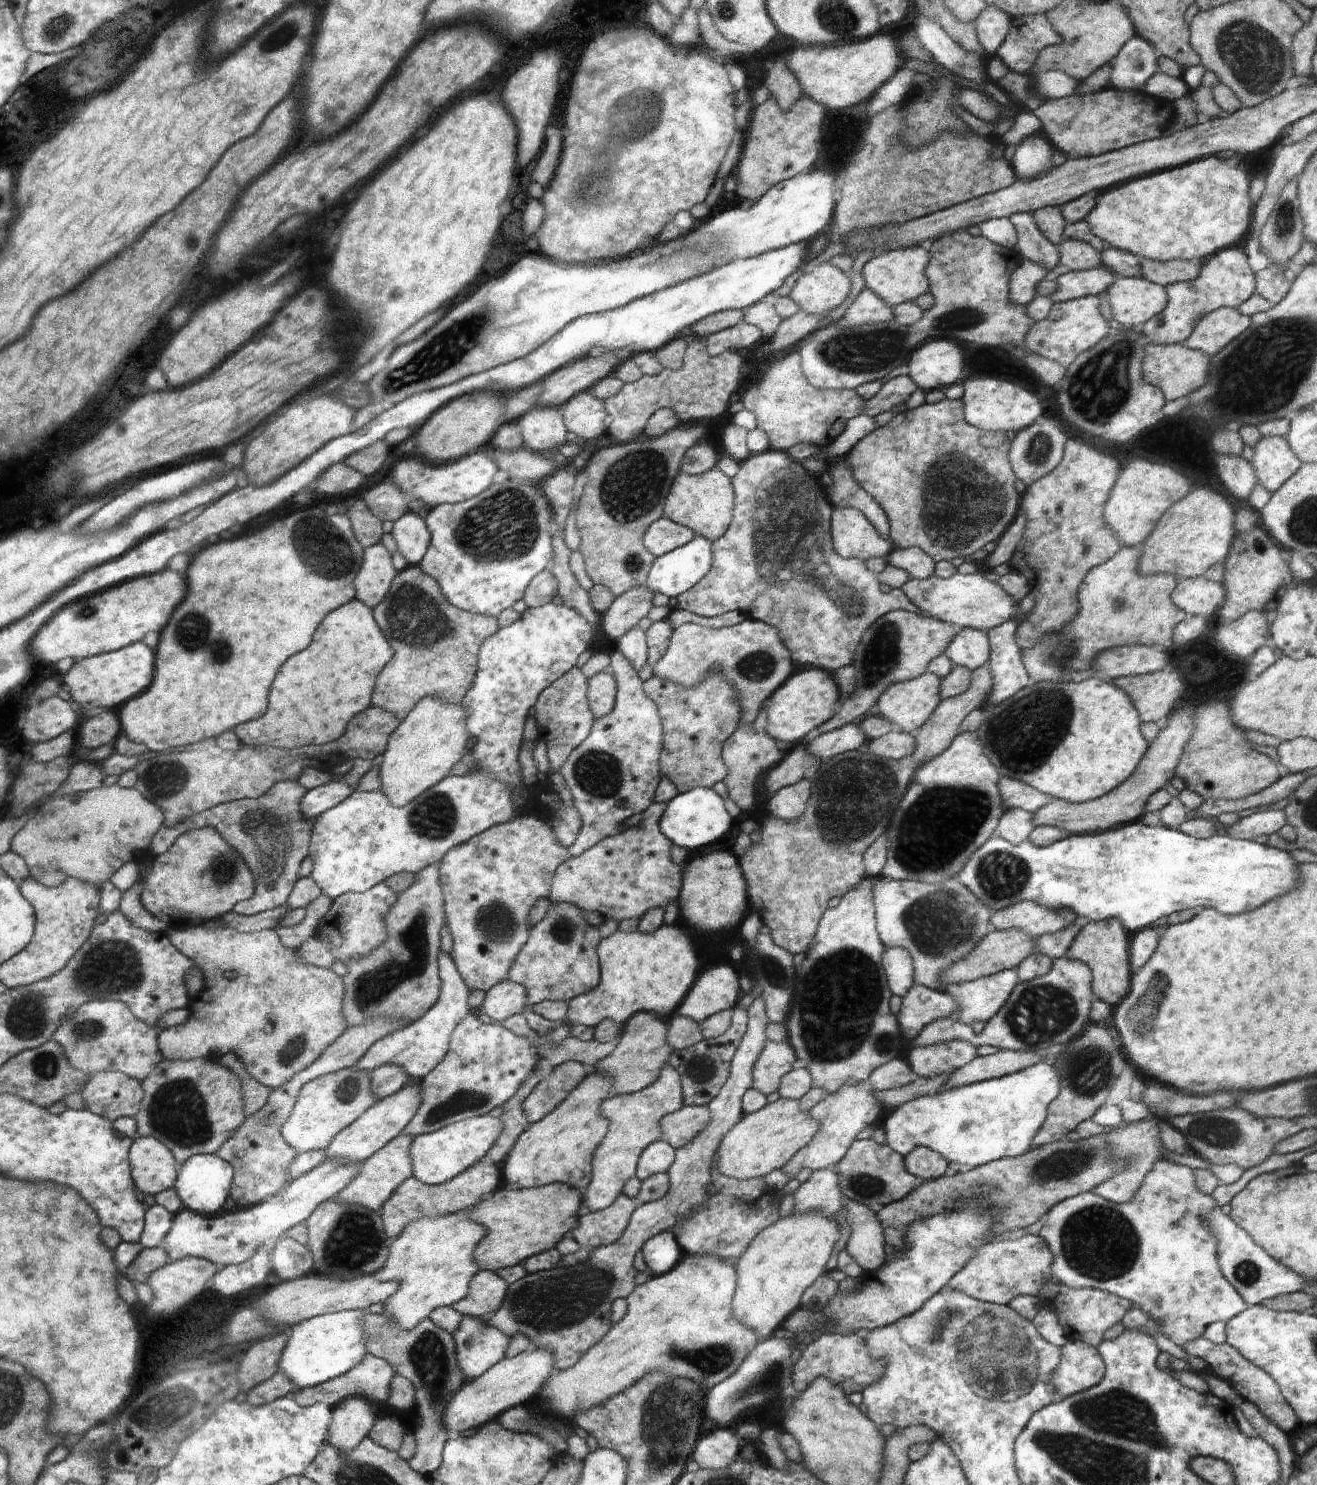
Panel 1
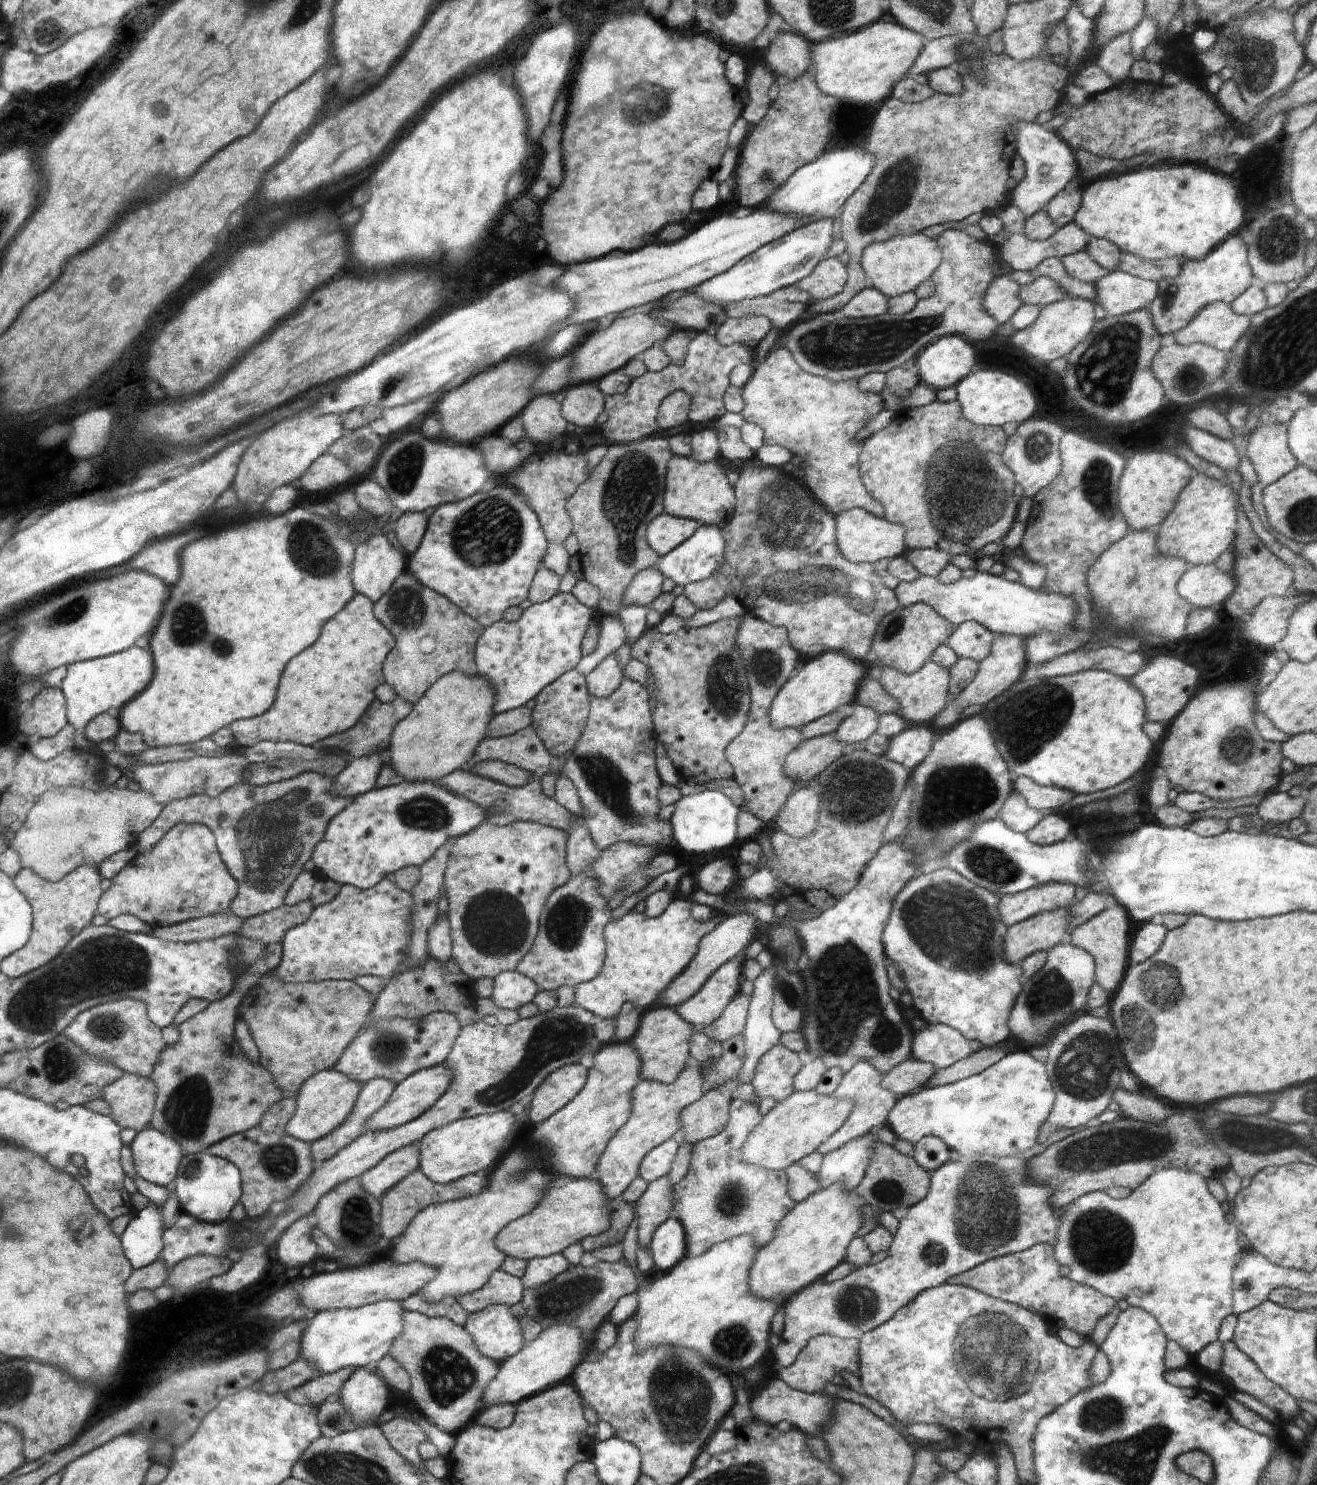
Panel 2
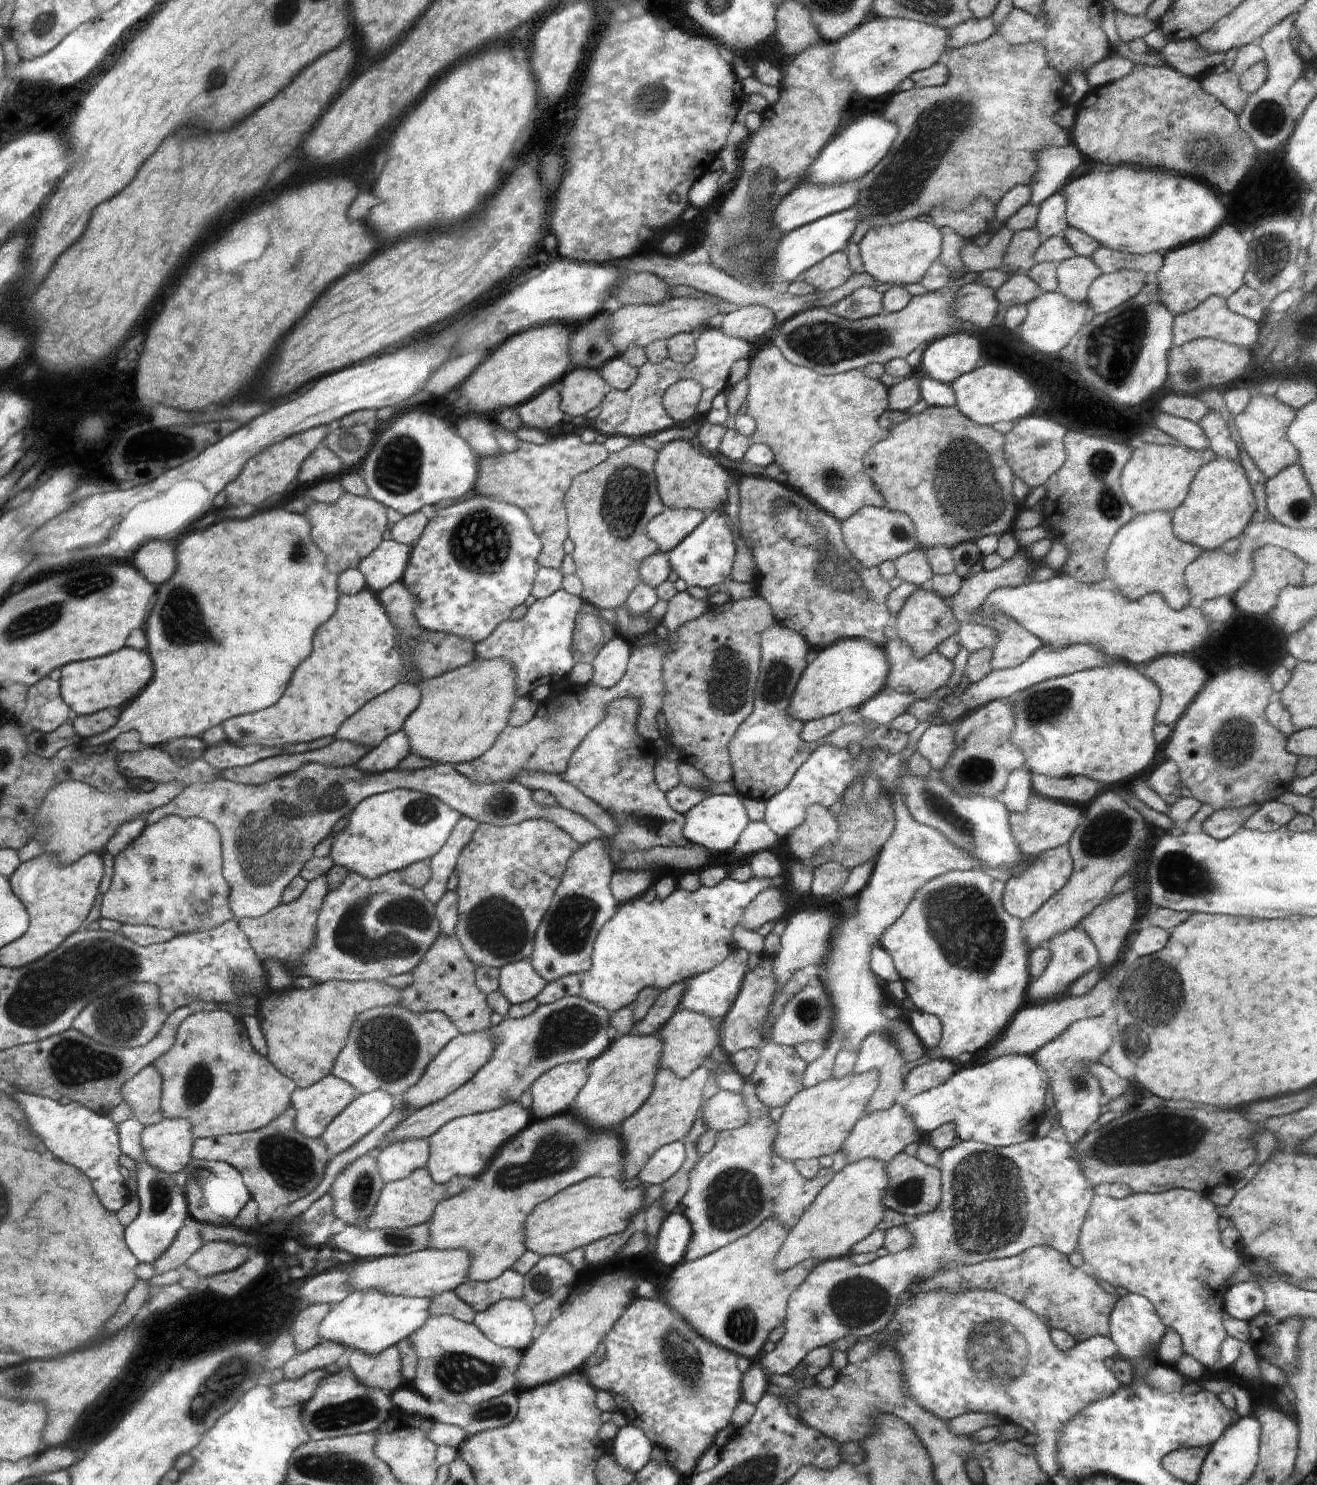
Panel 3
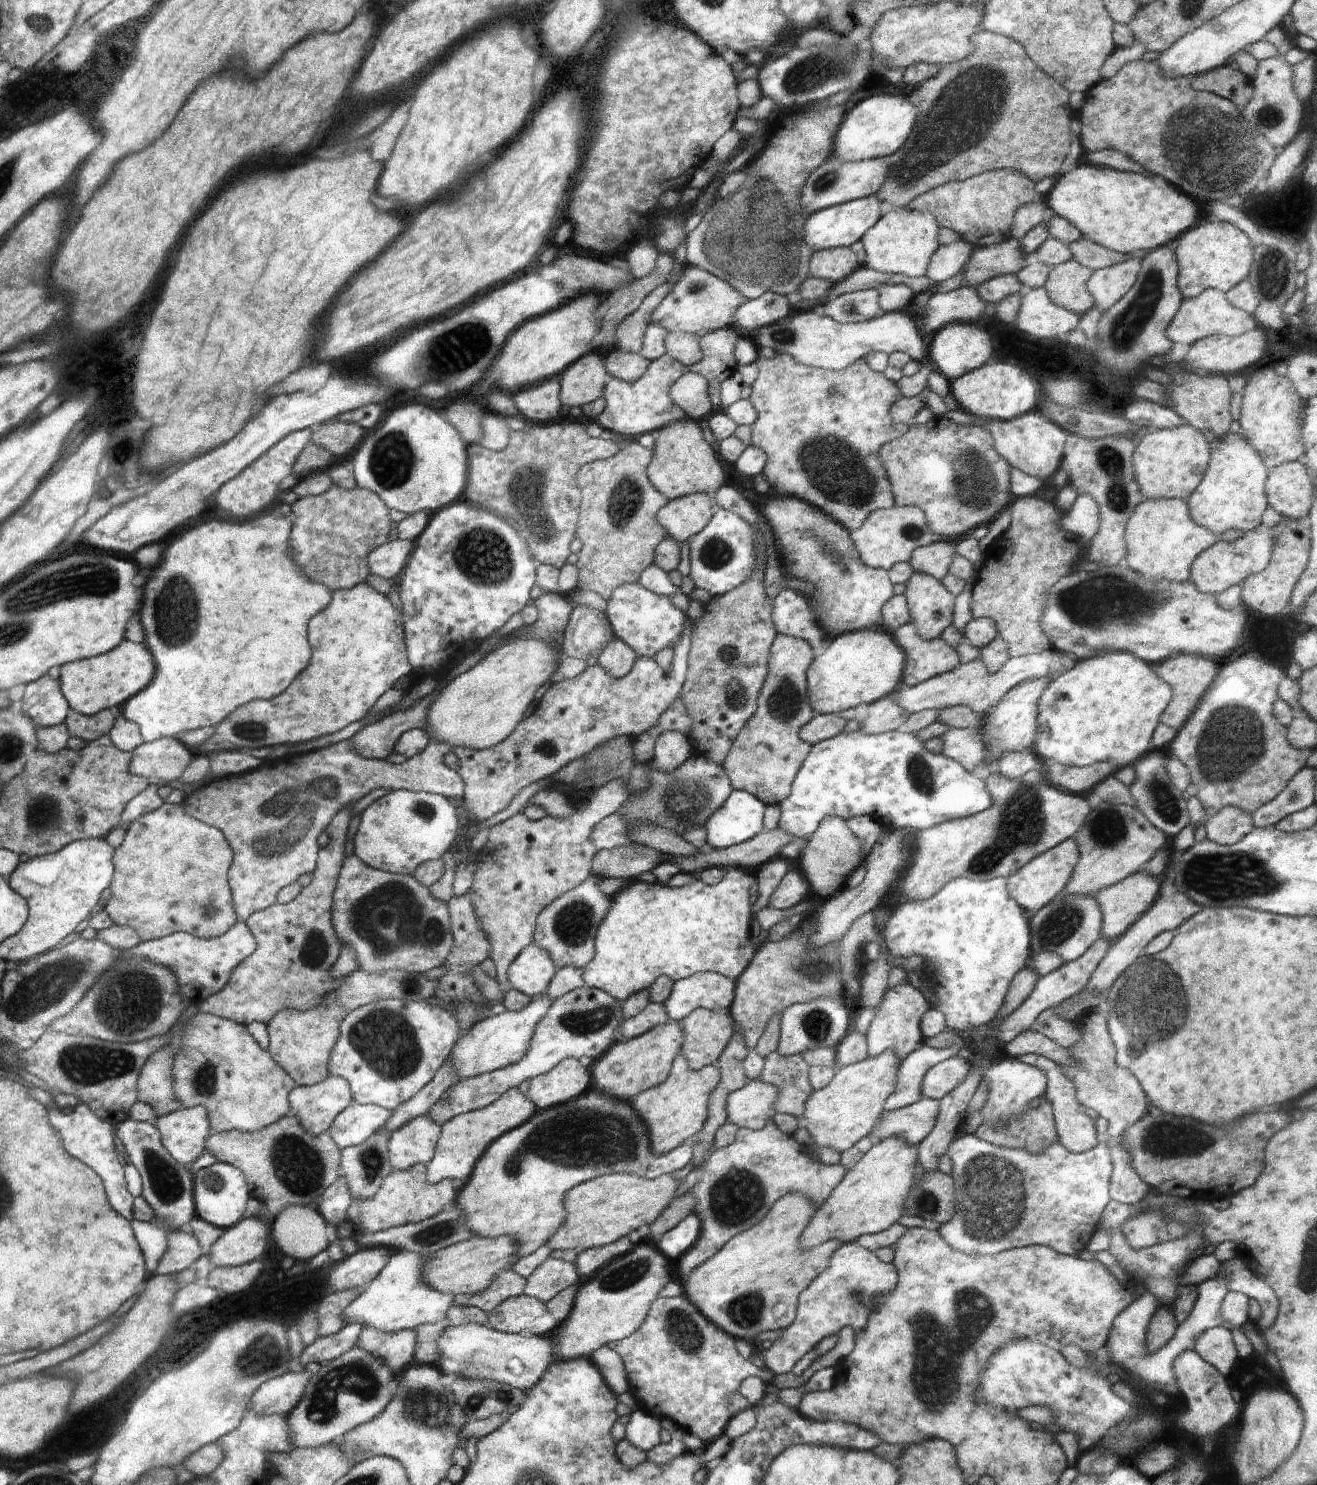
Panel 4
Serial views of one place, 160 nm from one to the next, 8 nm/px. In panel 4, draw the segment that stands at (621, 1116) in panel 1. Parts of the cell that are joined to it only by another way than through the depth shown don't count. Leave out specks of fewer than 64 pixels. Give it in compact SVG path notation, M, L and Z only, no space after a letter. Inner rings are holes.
M682 1053L674 1060L670 1076L662 1084L647 1088L632 1100L635 1109L647 1122L651 1137L651 1151L657 1155L666 1154L702 1130L707 1122L707 1108L714 1090L719 1086L722 1073L718 1066L708 1065L700 1070L690 1067L687 1056Z

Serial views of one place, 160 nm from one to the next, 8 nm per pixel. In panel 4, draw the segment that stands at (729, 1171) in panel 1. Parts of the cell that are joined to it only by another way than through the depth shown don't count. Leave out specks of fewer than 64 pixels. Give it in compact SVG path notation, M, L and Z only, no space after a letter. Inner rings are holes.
M888 1049L882 1055L867 1057L836 1069L828 1086L811 1092L800 1122L819 1145L818 1148L828 1146L842 1152L864 1136L871 1136L875 1124L884 1114L888 1098L899 1086L900 1063L901 1058L892 1049Z

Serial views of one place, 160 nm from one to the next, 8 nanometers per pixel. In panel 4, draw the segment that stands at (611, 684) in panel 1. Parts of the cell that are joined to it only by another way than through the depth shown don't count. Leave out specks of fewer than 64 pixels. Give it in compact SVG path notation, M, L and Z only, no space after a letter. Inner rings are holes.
M615 638L597 656L597 663L613 677L622 678L630 672L637 657L632 648Z

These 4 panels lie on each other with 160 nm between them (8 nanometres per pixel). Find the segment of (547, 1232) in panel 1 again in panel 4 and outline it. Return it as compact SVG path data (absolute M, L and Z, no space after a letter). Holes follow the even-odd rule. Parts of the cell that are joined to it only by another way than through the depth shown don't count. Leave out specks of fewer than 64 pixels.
M608 1173L608 1176L599 1176L599 1177L596 1177L595 1179L590 1179L587 1182L579 1184L578 1187L571 1188L567 1192L567 1194L564 1195L563 1203L564 1203L565 1208L567 1209L567 1220L566 1220L566 1223L564 1223L563 1226L559 1228L558 1232L554 1236L552 1236L552 1238L549 1240L548 1246L551 1248L551 1250L554 1250L554 1249L583 1250L583 1249L589 1249L589 1248L603 1247L604 1245L607 1245L607 1244L610 1244L610 1243L615 1243L618 1239L624 1238L624 1234L628 1234L628 1232L632 1232L632 1230L636 1230L636 1228L640 1228L640 1226L644 1226L644 1224L652 1224L652 1222L654 1222L654 1220L656 1220L656 1218L658 1218L658 1216L660 1216L660 1212L662 1212L662 1210L664 1210L664 1208L666 1208L666 1204L670 1204L670 1200L672 1200L672 1198L674 1198L674 1194L677 1194L676 1190L678 1190L678 1184L681 1184L681 1183L682 1183L682 1180L681 1180L681 1182L678 1182L678 1179L674 1178L674 1174L662 1175L662 1176L659 1176L658 1178L655 1178L655 1179L647 1179L645 1176L638 1176L634 1173Z

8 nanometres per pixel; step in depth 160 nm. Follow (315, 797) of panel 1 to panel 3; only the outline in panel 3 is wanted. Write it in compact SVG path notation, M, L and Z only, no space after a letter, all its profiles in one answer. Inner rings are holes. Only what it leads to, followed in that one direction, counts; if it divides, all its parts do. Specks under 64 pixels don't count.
M400 729L372 747L358 760L356 766L367 773L384 772L398 767L410 753L412 750L409 736L406 731Z

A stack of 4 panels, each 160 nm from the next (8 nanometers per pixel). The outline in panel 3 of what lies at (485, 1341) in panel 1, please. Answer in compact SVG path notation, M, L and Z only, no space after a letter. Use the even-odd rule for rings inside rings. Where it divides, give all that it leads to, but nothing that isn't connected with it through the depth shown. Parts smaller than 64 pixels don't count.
M500 1299L486 1311L477 1312L473 1323L488 1337L488 1340L503 1347L524 1351L538 1331L533 1308L523 1299Z

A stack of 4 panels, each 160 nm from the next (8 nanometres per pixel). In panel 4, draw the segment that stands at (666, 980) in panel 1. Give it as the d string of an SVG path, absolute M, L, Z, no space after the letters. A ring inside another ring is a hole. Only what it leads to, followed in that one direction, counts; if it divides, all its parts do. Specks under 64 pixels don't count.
M730 867L727 869L722 882L715 885L708 885L705 881L698 878L692 879L688 884L681 887L669 887L667 884L663 885L658 882L649 885L645 881L640 881L622 888L620 892L617 892L610 898L610 906L604 918L599 922L595 934L595 956L591 962L583 968L583 986L609 992L613 997L624 1002L631 994L641 991L642 989L648 989L660 975L669 976L673 982L676 982L678 979L683 979L699 972L714 971L736 981L746 970L746 966L751 964L750 960L755 958L754 952L756 952L757 947L757 945L752 942L752 936L750 936L750 922L752 922L753 915L750 914L752 904L750 904L750 894L748 894L750 882L752 882L752 878L750 878L744 870L738 870L738 867Z

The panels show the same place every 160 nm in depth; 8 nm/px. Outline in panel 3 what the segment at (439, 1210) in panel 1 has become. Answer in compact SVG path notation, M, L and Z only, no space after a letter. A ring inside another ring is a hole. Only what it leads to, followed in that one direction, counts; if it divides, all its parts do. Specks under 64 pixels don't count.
M427 1168L416 1170L406 1179L386 1183L374 1214L366 1220L364 1227L370 1230L405 1229L420 1223L428 1223L433 1217L432 1208L436 1204L460 1194L467 1185L468 1181L461 1177L452 1178L444 1184L436 1183ZM432 1194L434 1194L434 1206L432 1206Z

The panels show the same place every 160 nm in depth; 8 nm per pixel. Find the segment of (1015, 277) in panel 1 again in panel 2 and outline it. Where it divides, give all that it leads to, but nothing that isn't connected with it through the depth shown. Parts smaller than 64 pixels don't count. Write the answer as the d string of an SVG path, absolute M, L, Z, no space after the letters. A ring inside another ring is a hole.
M1011 273L994 278L994 282L988 286L984 294L984 308L998 321L998 324L1010 323L1022 306L1020 291L1022 286L1016 282Z

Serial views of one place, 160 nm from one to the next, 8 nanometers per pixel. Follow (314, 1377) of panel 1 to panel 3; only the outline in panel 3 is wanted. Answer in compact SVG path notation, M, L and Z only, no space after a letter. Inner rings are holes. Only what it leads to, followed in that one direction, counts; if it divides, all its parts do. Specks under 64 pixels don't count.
M377 1288L354 1290L332 1306L319 1328L319 1335L324 1341L334 1341L367 1355L378 1355L418 1331L430 1315L431 1300L424 1297L394 1296Z

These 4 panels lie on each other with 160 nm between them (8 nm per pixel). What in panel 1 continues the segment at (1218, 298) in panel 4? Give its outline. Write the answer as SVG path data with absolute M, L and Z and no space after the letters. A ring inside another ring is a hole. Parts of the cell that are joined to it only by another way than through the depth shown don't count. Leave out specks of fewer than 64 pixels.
M1218 308L1197 323L1192 335L1184 342L1188 349L1200 350L1212 357L1250 328L1251 318L1234 308Z

